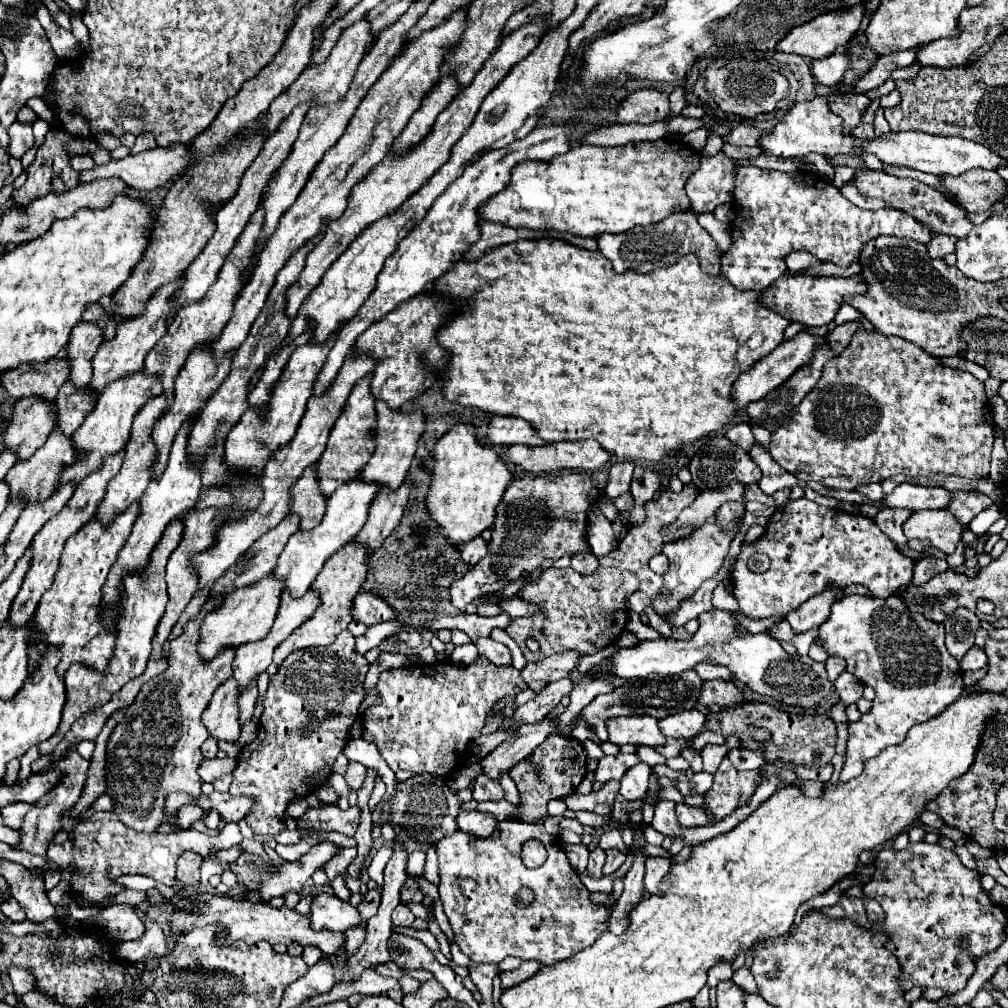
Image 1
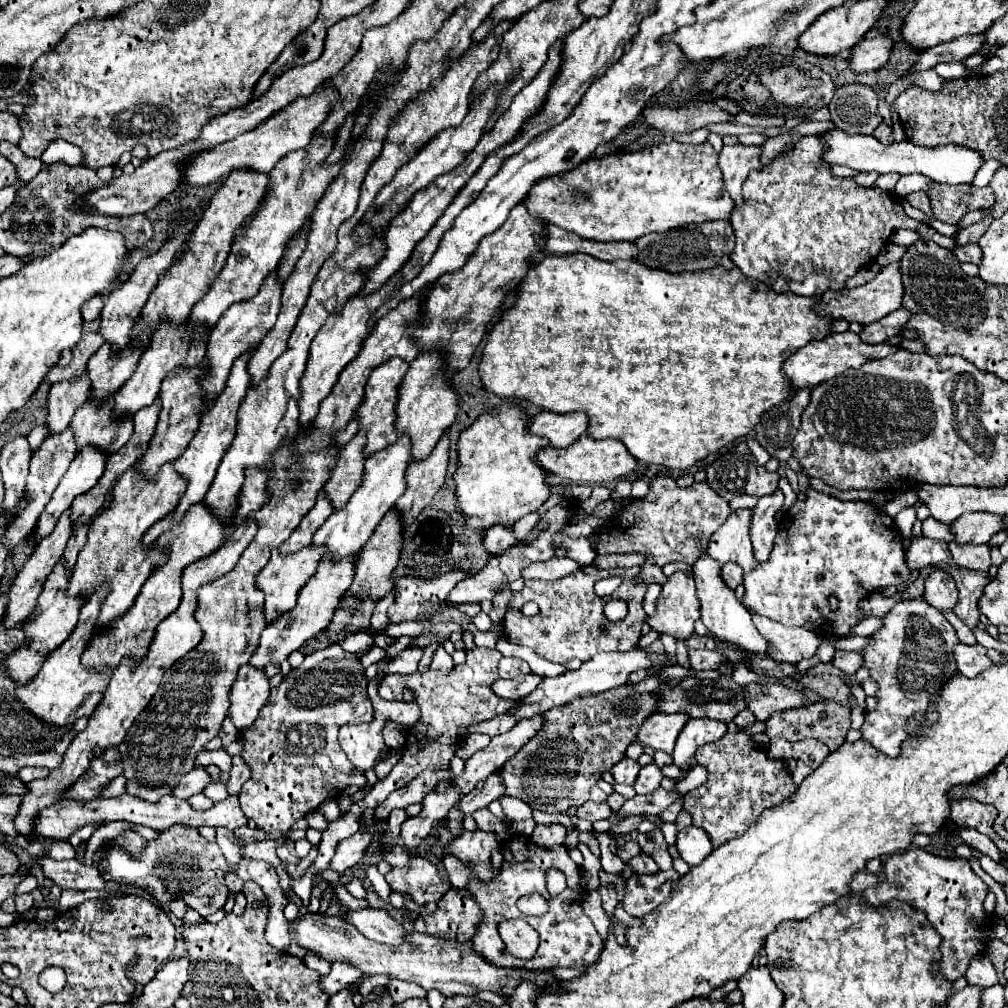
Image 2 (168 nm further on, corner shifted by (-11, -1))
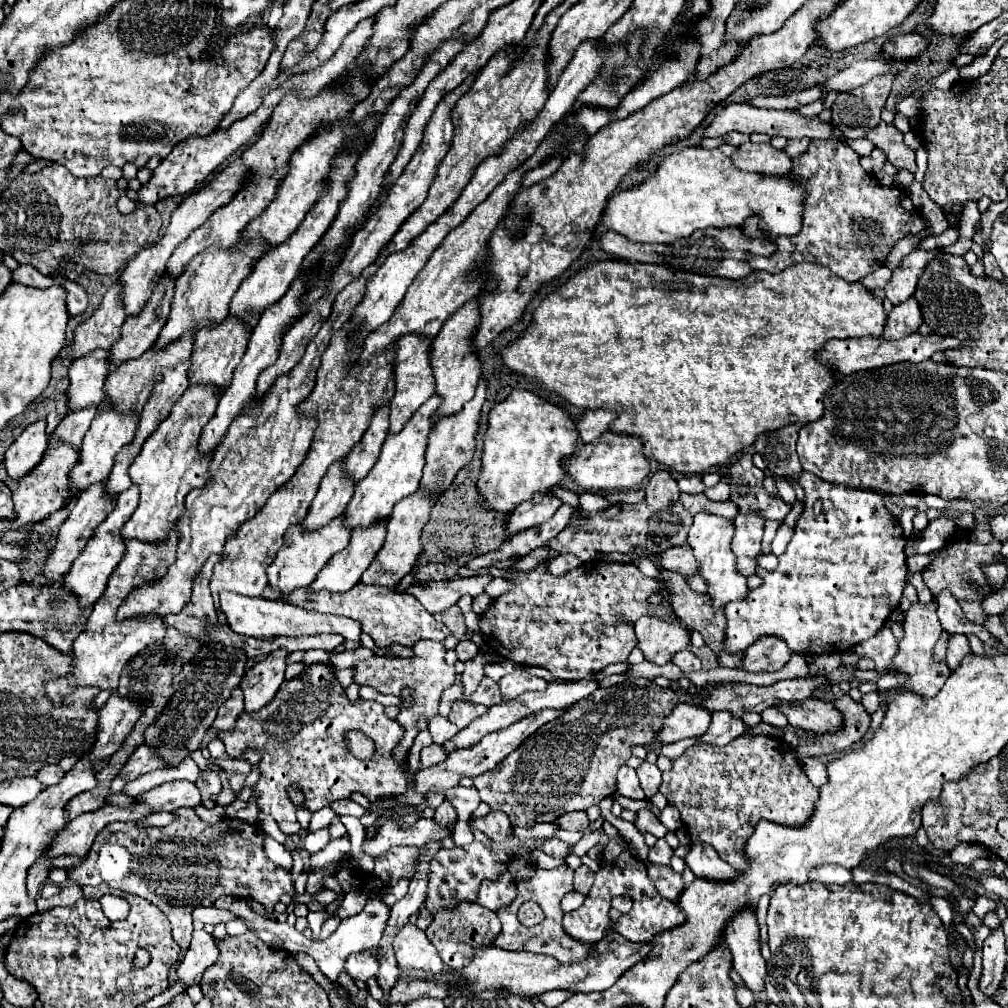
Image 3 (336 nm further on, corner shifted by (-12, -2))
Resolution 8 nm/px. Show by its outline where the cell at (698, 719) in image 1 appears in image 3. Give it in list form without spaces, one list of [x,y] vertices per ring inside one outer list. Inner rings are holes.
[[[713,712],[709,730],[703,736],[699,736],[699,742],[713,744],[713,746],[725,746],[733,738],[741,736],[743,732],[747,732],[747,728],[741,718],[729,716],[729,712]]]

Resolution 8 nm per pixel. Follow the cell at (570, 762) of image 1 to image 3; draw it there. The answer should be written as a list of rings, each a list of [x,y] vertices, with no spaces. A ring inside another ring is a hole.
[[[629,678],[627,682],[623,684],[617,684],[617,686],[609,686],[609,688],[597,688],[597,692],[593,692],[593,696],[587,696],[585,700],[579,700],[577,704],[569,706],[565,710],[563,716],[551,720],[549,724],[541,726],[537,732],[533,732],[533,736],[529,736],[525,740],[525,744],[521,744],[521,748],[517,748],[517,752],[511,752],[505,760],[501,760],[501,764],[497,764],[497,768],[493,768],[493,772],[485,772],[477,778],[473,778],[475,782],[475,788],[479,790],[481,794],[481,800],[487,802],[491,806],[491,810],[501,810],[509,816],[511,824],[513,826],[533,826],[535,822],[551,822],[551,820],[557,820],[559,816],[567,814],[567,812],[575,812],[575,810],[587,810],[589,806],[597,804],[603,796],[609,796],[609,794],[615,794],[615,776],[617,776],[617,770],[629,760],[631,756],[631,748],[641,744],[641,746],[653,746],[655,740],[653,740],[653,732],[657,732],[657,728],[661,728],[661,720],[665,716],[669,716],[669,712],[677,706],[679,698],[677,694],[671,690],[671,688],[661,688],[657,686],[653,680],[645,680],[645,678]]]

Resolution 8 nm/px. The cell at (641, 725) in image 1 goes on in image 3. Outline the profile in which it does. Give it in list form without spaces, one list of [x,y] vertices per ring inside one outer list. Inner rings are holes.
[[[677,704],[657,732],[657,740],[661,744],[673,744],[683,738],[701,736],[701,732],[705,732],[705,728],[709,726],[709,716],[711,714],[699,706]]]

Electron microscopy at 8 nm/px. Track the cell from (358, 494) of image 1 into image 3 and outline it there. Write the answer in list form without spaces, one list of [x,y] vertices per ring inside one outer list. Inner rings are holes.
[[[433,394],[413,416],[411,420],[403,426],[403,430],[399,434],[387,436],[379,460],[377,464],[371,468],[371,472],[365,476],[365,480],[361,480],[361,484],[357,484],[353,498],[349,500],[345,512],[343,512],[343,526],[347,530],[359,528],[359,526],[373,526],[381,520],[387,520],[391,516],[391,510],[395,506],[395,502],[399,502],[401,498],[417,492],[419,488],[419,480],[421,480],[421,470],[425,464],[425,446],[427,446],[427,436],[431,432],[431,416],[437,410],[441,398],[437,394]]]

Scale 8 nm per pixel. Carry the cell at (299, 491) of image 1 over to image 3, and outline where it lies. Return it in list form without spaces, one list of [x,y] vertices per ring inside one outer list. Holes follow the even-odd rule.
[[[389,406],[379,408],[373,414],[373,420],[371,420],[365,436],[361,438],[359,444],[353,446],[353,450],[345,458],[343,472],[353,480],[353,484],[359,484],[369,474],[369,470],[375,466],[381,446],[387,438],[387,432],[385,432],[387,426],[389,426]]]

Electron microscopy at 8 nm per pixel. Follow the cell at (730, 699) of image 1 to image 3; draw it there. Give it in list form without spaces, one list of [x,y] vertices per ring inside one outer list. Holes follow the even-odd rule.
[[[801,700],[799,704],[781,702],[777,710],[787,716],[793,728],[809,730],[809,732],[837,732],[841,728],[841,714],[833,708],[831,702],[823,700]]]

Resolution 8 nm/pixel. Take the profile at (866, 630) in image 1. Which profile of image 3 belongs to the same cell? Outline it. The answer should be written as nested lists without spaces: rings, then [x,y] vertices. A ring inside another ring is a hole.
[[[915,602],[911,604],[909,610],[903,612],[905,616],[905,622],[903,622],[903,638],[899,640],[899,652],[895,654],[893,658],[893,670],[889,670],[891,676],[907,676],[907,682],[899,688],[891,688],[887,690],[887,698],[885,698],[885,704],[889,706],[893,702],[893,698],[901,692],[913,692],[921,698],[931,698],[935,692],[939,692],[939,688],[945,684],[945,680],[949,678],[951,670],[945,662],[937,662],[933,658],[933,648],[935,648],[935,642],[939,640],[941,636],[941,624],[939,624],[939,618],[935,614],[937,610],[937,604],[935,602],[929,602],[929,604],[923,604],[923,602]]]

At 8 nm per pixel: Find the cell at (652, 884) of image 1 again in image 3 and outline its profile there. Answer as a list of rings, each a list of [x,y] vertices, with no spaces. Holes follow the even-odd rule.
[[[659,838],[655,846],[649,848],[649,862],[653,864],[669,864],[671,856],[673,856],[673,848],[663,838]]]

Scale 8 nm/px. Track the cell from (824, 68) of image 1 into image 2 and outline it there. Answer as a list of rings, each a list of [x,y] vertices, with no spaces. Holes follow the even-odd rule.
[[[878,35],[874,39],[862,39],[850,57],[850,67],[856,73],[868,73],[884,67],[890,61],[890,53],[894,49],[894,41],[886,35]]]

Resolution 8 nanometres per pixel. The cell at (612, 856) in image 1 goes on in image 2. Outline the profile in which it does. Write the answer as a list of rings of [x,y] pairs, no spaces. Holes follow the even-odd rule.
[[[640,853],[640,855],[634,857],[634,859],[630,859],[628,863],[634,867],[636,873],[642,873],[642,875],[654,875],[654,873],[660,871],[660,867],[656,867],[654,859],[648,857],[648,855],[644,855],[644,853]]]

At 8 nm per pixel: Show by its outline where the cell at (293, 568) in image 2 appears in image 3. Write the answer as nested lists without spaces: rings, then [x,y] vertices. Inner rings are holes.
[[[333,520],[333,524],[327,524],[325,528],[321,528],[321,532],[317,532],[317,536],[305,536],[305,532],[301,532],[301,528],[297,528],[297,526],[289,528],[289,532],[285,532],[285,536],[283,536],[283,546],[279,548],[275,560],[267,568],[269,586],[285,598],[293,590],[309,586],[315,580],[317,572],[323,568],[323,564],[329,562],[329,558],[333,554],[337,554],[339,550],[343,550],[347,546],[349,536],[351,536],[351,532],[345,532],[345,528],[341,528],[341,524],[337,524],[337,520]]]

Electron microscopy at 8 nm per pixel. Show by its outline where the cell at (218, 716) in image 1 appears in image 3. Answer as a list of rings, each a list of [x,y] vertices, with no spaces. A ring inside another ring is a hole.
[[[275,650],[265,660],[253,664],[247,668],[243,680],[241,680],[241,690],[243,690],[243,700],[245,700],[245,712],[257,712],[265,704],[269,704],[279,690],[285,674],[285,656],[287,650]]]

